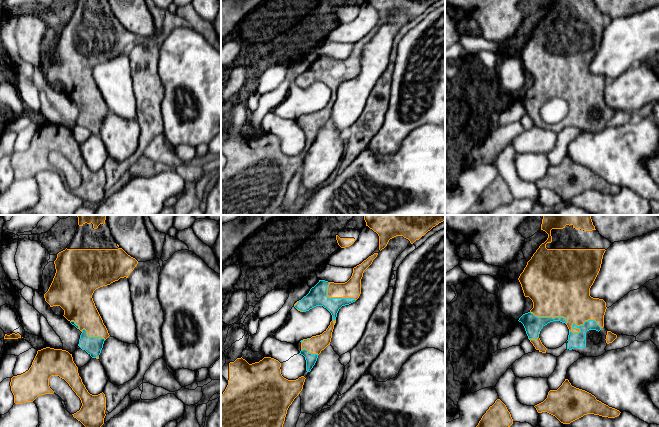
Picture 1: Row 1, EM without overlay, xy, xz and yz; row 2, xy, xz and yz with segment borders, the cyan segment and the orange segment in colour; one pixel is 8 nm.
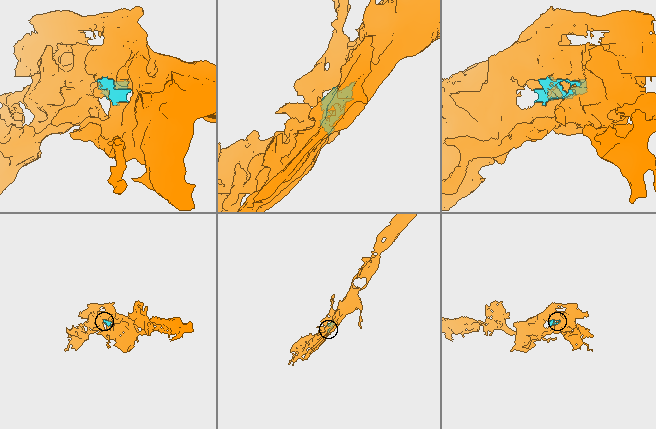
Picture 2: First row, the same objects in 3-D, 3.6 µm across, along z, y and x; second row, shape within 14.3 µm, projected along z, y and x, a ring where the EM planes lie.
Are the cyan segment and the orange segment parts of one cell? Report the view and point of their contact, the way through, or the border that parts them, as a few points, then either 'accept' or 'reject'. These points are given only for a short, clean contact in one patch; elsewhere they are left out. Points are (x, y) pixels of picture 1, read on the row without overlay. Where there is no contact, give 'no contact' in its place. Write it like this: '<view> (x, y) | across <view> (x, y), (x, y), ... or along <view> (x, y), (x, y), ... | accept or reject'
yz (583, 100) | accept

